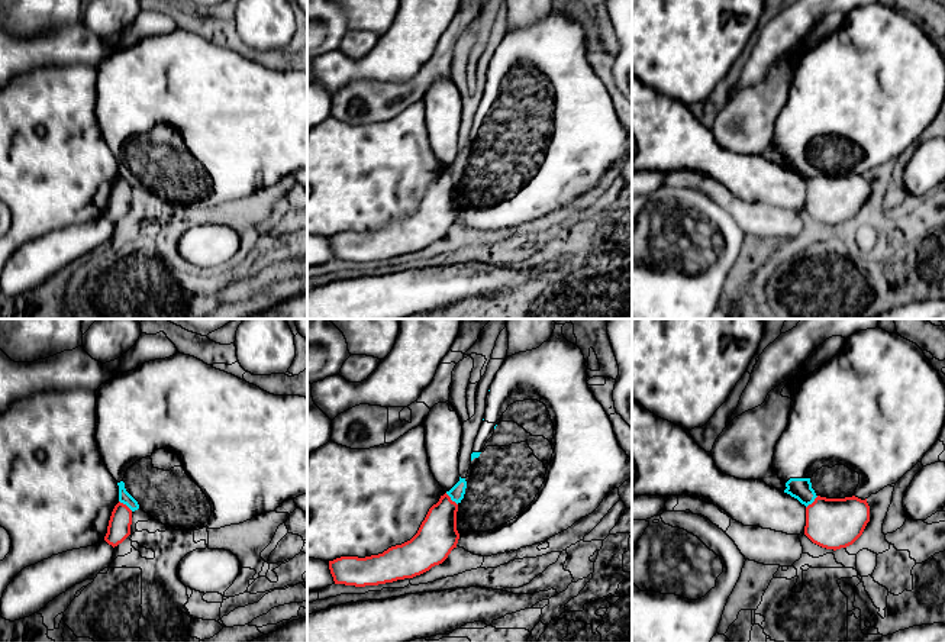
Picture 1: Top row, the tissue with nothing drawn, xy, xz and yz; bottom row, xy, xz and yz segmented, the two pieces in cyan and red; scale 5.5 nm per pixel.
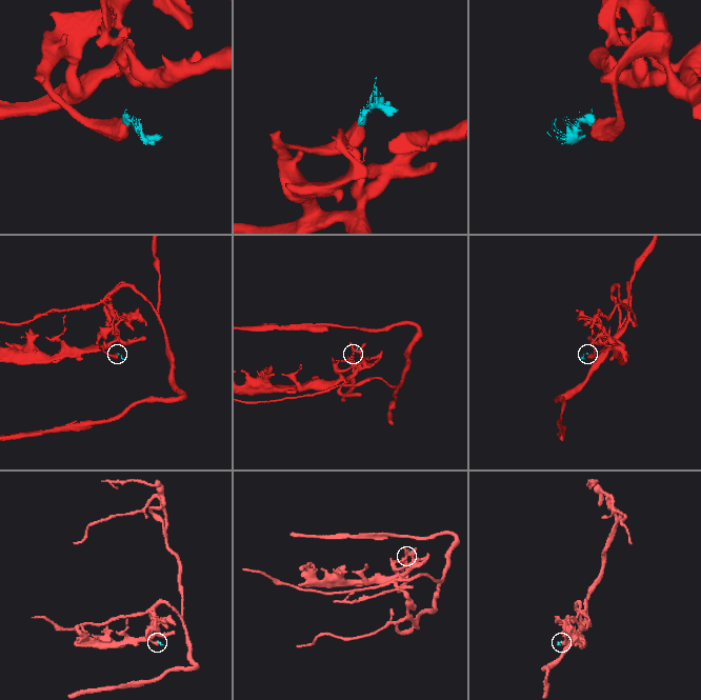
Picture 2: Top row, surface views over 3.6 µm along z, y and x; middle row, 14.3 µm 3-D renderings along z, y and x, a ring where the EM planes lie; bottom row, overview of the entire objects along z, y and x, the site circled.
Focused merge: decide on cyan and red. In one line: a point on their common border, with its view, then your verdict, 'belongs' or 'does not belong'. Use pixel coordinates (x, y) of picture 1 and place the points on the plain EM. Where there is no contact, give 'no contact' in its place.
meets cyan in xy at (126, 180); does not belong

